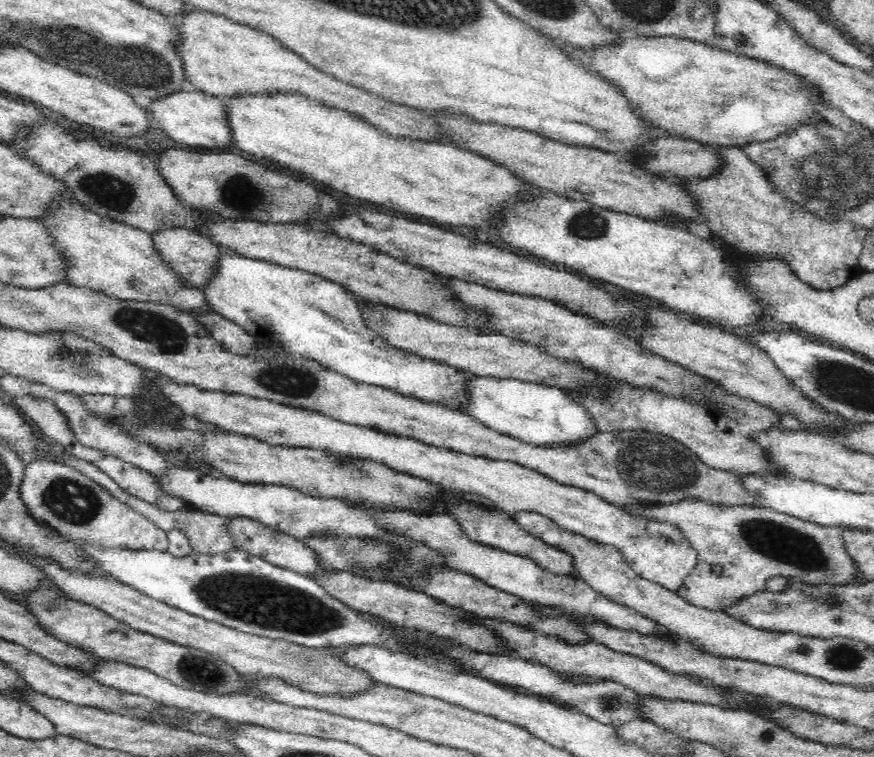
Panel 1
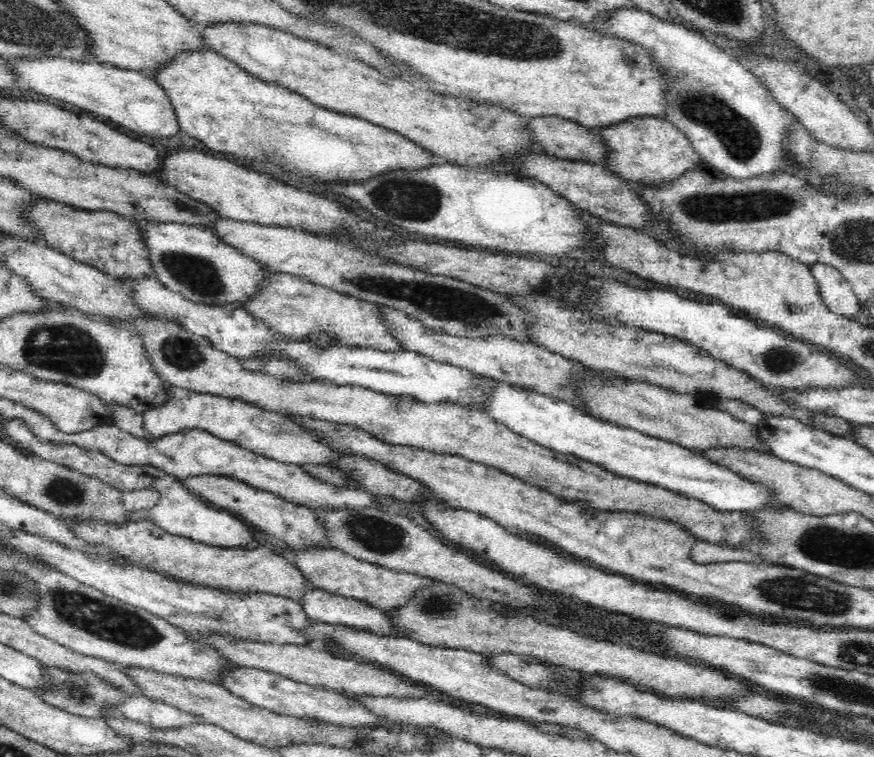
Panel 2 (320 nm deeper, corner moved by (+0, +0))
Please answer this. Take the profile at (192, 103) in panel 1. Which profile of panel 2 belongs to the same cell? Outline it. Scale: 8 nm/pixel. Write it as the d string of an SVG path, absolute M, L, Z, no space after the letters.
M63 58L40 60L10 60L20 75L20 84L30 90L76 105L82 113L89 113L101 120L110 120L136 134L158 138L172 138L180 134L181 123L168 91L150 75L141 71L120 69L116 66L90 62L76 62Z

